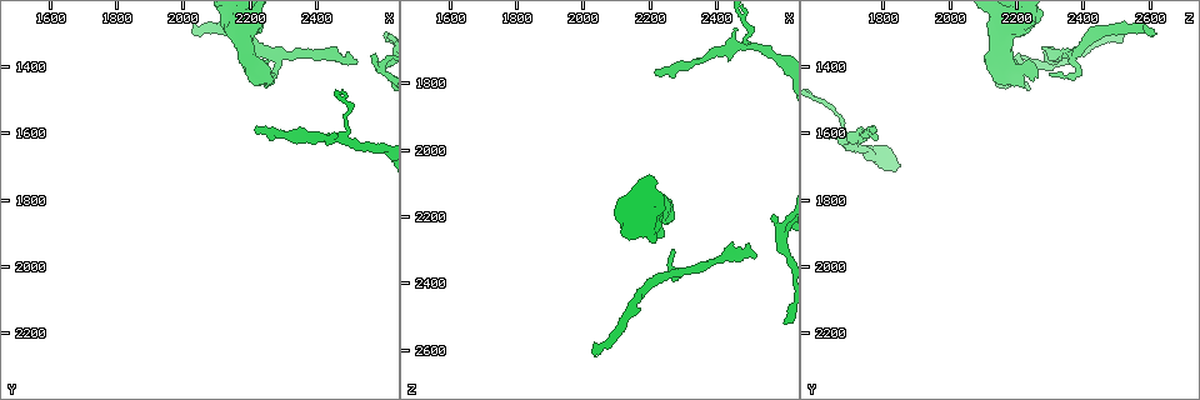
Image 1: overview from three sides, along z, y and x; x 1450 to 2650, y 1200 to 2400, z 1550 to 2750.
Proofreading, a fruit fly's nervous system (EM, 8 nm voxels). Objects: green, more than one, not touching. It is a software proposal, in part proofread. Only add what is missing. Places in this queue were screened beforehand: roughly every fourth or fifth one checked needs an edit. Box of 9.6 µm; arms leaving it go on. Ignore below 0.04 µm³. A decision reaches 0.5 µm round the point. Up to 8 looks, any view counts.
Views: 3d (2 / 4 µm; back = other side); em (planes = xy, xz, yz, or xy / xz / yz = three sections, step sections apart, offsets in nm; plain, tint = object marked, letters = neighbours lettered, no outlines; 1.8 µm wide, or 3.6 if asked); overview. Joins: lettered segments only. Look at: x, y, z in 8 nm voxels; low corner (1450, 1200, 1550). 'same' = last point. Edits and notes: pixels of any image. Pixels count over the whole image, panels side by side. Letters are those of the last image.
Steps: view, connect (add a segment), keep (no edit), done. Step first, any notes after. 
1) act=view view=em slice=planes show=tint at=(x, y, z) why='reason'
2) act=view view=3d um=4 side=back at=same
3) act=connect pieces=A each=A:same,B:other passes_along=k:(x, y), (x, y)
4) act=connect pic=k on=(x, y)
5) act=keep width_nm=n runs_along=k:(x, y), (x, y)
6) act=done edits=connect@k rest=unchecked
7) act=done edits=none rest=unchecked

act=view view=3d um=2 at=(2030, 1300, 2620)

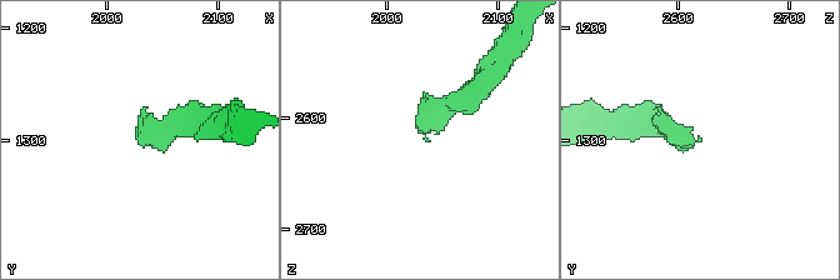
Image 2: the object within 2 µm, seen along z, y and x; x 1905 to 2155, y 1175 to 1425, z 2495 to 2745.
act=view view=em slice=xy step=8 show=letters at=(2036, 1300, 2622)

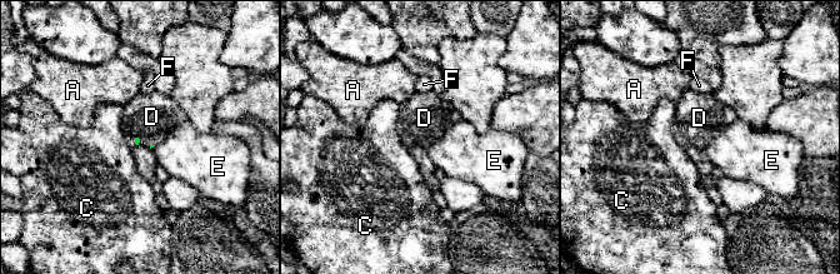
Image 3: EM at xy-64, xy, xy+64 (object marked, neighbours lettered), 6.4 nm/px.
act=view view=em slice=planes show=letters at=same why='another direction'

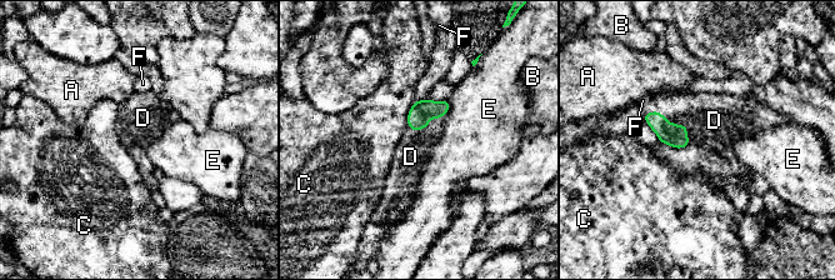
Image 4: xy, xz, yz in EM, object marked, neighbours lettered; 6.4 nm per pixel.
act=connect pieces=D width_nm=140 each=A:other,B:other,C:other,D:same,E:other,F:other passes_along=4:(674, 135), (674, 124), (713, 120) found='the neuron continues'

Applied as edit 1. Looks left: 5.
act=view view=3d um=4 at=(2240, 1470, 2220) why='thick end'

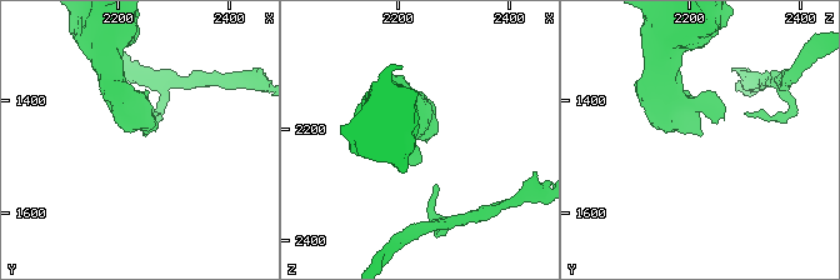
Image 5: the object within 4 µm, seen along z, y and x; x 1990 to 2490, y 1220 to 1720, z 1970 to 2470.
act=view view=em um=3.6 slice=planes show=letters at=(2255, 1460, 2230) why='shape alone is not enough'

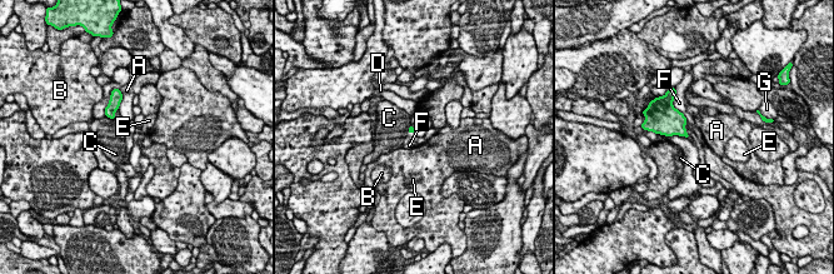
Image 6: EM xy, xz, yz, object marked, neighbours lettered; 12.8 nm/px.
act=keep each=A:other,B:other,C:other,D:other,E:other,F:other,G:other found='none of them fits'

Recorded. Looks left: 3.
act=view view=em slice=planes show=letters at=(2210, 1590, 1780) why='an open end'

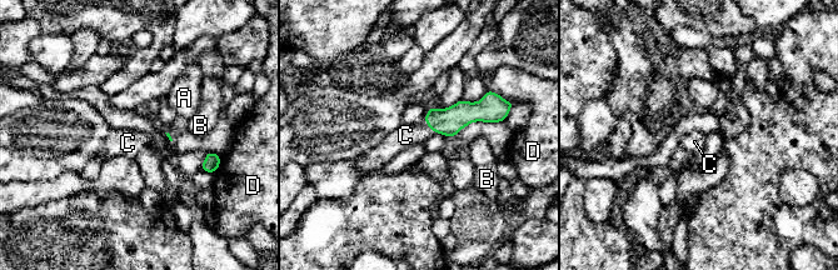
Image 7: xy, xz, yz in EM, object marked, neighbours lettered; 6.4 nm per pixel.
act=connect pieces=C width_nm=150 each=A:other,B:other,C:same,D:other passes_along=7:(449, 121), (427, 124), (405, 135) found='it goes on there'

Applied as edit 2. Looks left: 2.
act=done edits=connect@4,connect@7 rest=unchecked

